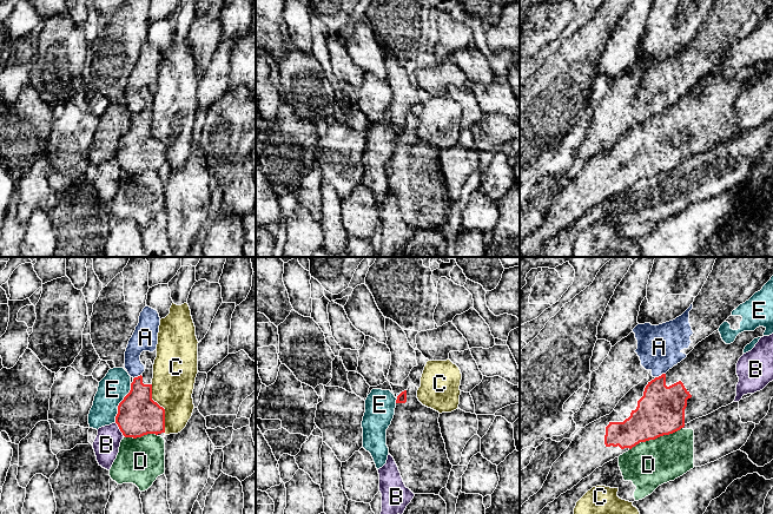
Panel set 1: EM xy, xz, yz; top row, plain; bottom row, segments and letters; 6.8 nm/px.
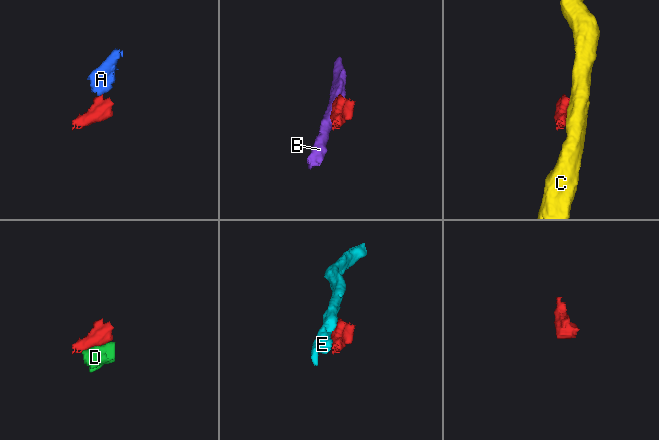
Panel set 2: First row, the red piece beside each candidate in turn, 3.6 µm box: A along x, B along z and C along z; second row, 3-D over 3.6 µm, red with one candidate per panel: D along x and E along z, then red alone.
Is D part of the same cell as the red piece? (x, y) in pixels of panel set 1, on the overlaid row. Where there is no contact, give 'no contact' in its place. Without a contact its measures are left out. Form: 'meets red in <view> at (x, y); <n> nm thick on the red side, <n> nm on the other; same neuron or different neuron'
meets red in yz at (661, 435); 320 nm thick on the red side, 320 nm on the other; different neuron

